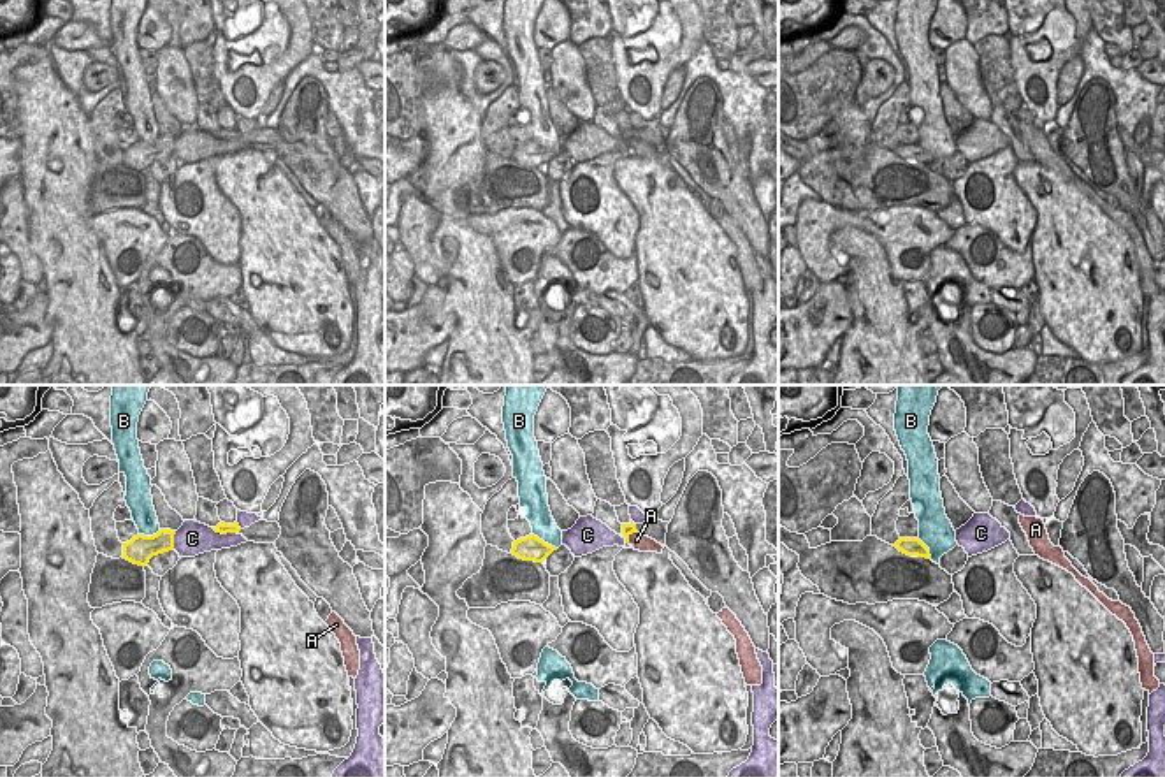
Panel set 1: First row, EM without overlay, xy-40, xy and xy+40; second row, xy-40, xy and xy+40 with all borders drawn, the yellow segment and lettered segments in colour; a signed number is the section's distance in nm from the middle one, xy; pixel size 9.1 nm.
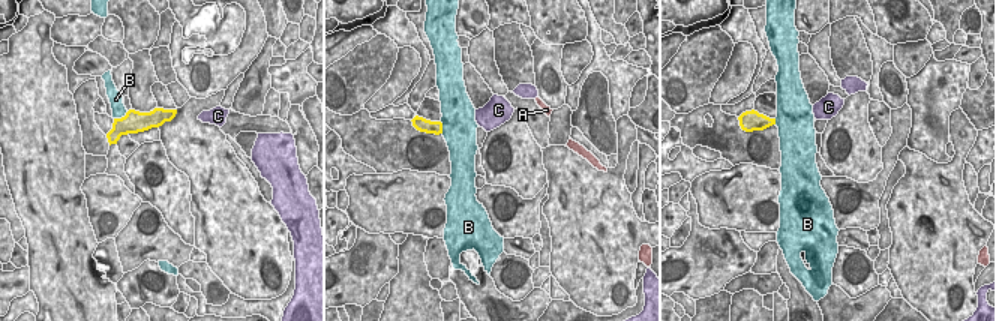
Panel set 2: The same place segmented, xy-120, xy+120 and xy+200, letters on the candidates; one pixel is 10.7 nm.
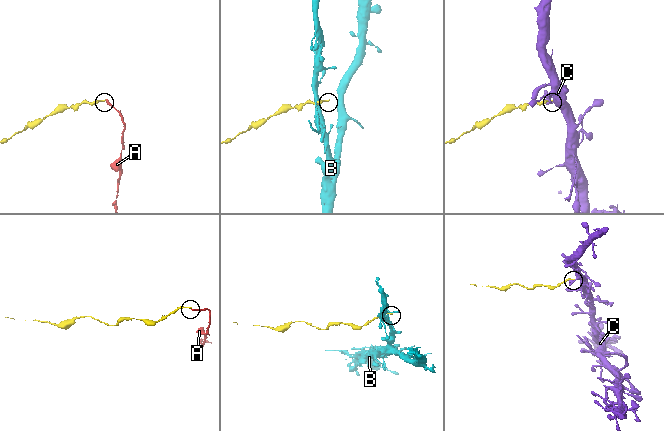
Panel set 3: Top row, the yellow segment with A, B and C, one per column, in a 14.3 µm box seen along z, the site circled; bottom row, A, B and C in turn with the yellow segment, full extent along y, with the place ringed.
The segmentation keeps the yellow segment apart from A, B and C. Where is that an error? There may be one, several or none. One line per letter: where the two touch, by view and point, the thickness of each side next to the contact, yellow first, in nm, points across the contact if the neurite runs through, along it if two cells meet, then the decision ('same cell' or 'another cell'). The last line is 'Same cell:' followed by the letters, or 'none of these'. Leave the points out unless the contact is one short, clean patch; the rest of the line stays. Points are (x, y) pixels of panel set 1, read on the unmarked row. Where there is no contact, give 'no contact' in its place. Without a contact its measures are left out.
A: contact xy (628, 143); calibres 100 and 160 nm; border xy (636, 137), (628, 148); another cell
B: contact xy (543, 148); calibres 220 and 220 nm; another cell
C: contact xy-40 (224, 139); calibres 100 and 280 nm; another cell
Same cell: none of these

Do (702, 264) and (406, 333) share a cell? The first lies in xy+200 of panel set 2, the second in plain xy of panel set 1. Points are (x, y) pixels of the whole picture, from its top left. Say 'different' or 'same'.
same

